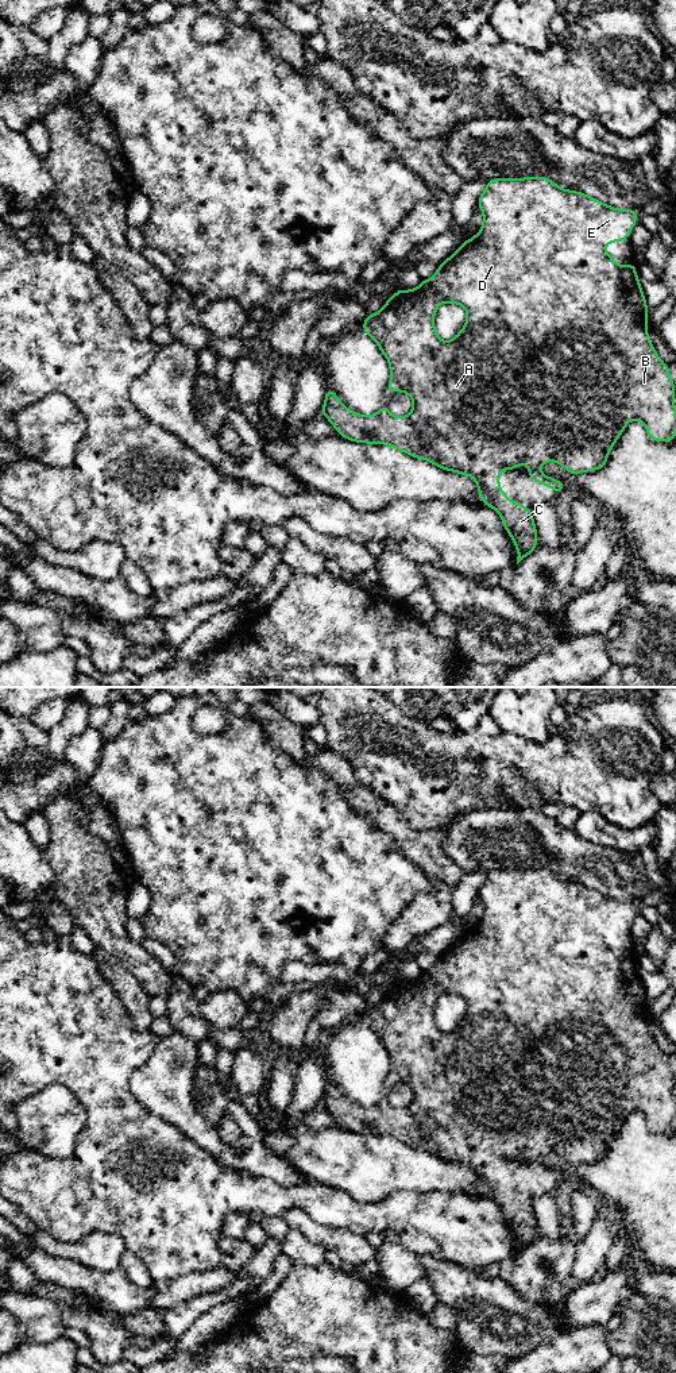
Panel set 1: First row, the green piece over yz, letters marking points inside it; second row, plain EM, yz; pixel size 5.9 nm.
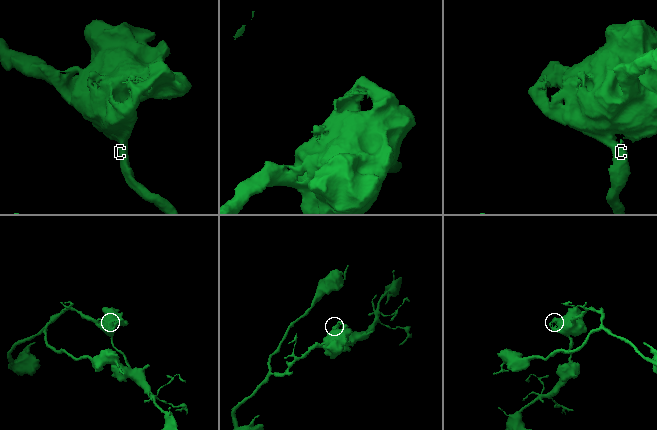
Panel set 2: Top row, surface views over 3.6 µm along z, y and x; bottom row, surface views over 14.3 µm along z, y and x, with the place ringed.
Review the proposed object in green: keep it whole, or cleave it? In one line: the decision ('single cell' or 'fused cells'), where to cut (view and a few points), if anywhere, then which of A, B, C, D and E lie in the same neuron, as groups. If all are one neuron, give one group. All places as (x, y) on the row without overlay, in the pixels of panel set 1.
single cell; cut none; groups A B C D E

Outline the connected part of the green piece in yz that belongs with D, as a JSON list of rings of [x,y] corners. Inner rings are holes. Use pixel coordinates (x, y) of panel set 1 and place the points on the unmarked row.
[[[548,868],[526,869],[491,869],[478,891],[478,898],[483,903],[483,918],[478,926],[464,933],[445,953],[443,953],[434,967],[413,981],[398,980],[395,986],[387,990],[386,996],[378,1003],[366,1008],[363,1022],[381,1040],[390,1056],[389,1083],[403,1083],[413,1091],[413,1100],[406,1108],[395,1108],[390,1104],[387,1095],[371,1107],[363,1107],[352,1103],[341,1095],[336,1084],[327,1079],[325,1095],[320,1103],[332,1114],[333,1119],[345,1130],[356,1134],[387,1135],[398,1142],[418,1150],[428,1152],[437,1158],[459,1165],[464,1165],[476,1172],[478,1183],[484,1197],[495,1200],[513,1230],[518,1242],[517,1256],[536,1239],[537,1222],[532,1207],[532,1200],[507,1189],[499,1179],[499,1162],[517,1160],[525,1154],[529,1160],[529,1168],[533,1173],[541,1173],[544,1177],[561,1184],[564,1175],[546,1168],[540,1162],[540,1157],[553,1152],[563,1157],[568,1164],[578,1165],[596,1162],[607,1154],[610,1141],[617,1130],[625,1122],[631,1111],[642,1112],[648,1127],[654,1133],[675,1133],[676,1125],[676,1100],[675,1100],[675,1076],[671,1071],[668,1056],[657,1046],[648,1029],[648,998],[637,969],[636,954],[621,957],[609,945],[606,934],[625,933],[630,926],[630,919],[637,915],[637,902],[617,900],[600,894],[584,884],[565,882],[559,879]],[[441,994],[453,994],[467,1002],[467,1013],[461,1022],[449,1033],[441,1031],[434,1021],[433,1010],[437,998]]]

